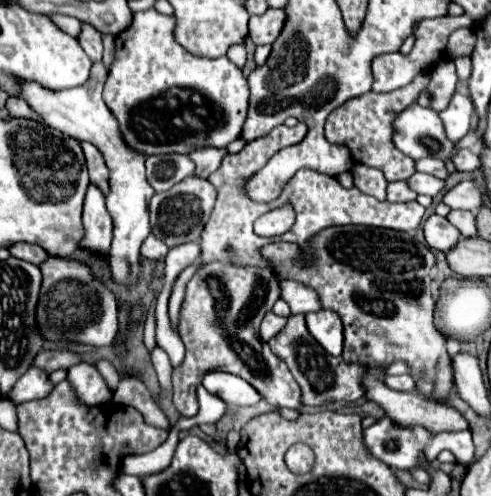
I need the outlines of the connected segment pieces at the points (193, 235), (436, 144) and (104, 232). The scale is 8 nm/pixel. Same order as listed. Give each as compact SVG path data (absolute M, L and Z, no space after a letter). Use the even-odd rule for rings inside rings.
M190 176L172 186L168 192L154 194L150 200L150 224L152 224L152 234L160 238L168 248L184 244L184 242L198 242L200 232L210 218L210 212L214 208L216 200L216 190L208 180Z
M416 102L396 116L396 122L392 122L392 130L394 146L412 160L426 156L446 160L454 146L444 134L438 112L420 108L420 104Z
M96 184L88 186L86 198L84 198L82 220L84 220L86 236L80 242L80 246L106 254L112 242L112 218L106 210L106 198Z

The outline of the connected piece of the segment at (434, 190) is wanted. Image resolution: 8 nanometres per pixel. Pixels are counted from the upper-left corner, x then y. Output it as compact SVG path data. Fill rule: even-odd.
M416 172L412 174L408 180L408 186L416 192L416 194L426 194L426 196L436 196L442 188L444 188L444 180L438 180L430 174L422 174L422 172Z

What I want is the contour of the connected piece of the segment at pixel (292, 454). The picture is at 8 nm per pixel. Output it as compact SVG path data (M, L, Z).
M296 444L292 446L288 452L286 452L286 464L292 472L296 474L304 474L304 472L310 472L312 464L314 464L314 454L308 446L304 444Z

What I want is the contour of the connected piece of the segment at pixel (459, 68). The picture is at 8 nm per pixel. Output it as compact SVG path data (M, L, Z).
M464 56L464 58L456 58L456 72L458 72L458 82L466 82L470 78L470 72L472 72L472 66L470 66L470 58Z

